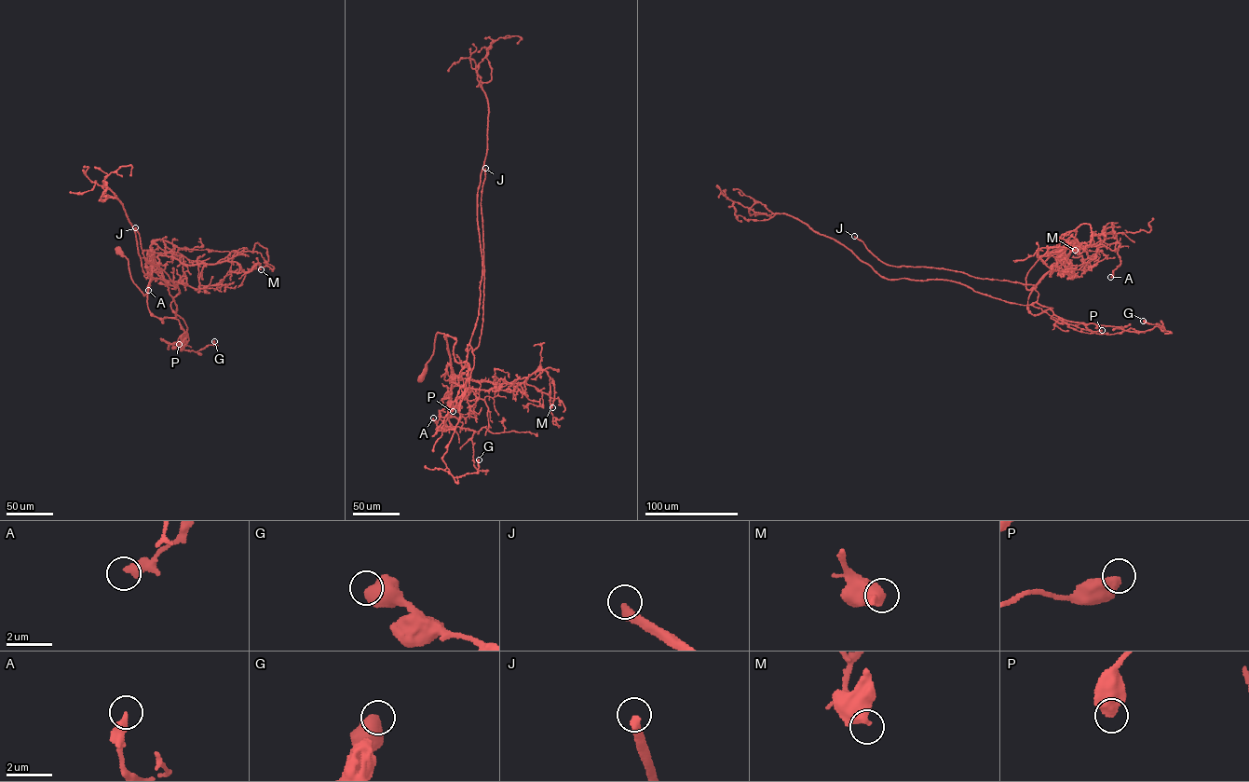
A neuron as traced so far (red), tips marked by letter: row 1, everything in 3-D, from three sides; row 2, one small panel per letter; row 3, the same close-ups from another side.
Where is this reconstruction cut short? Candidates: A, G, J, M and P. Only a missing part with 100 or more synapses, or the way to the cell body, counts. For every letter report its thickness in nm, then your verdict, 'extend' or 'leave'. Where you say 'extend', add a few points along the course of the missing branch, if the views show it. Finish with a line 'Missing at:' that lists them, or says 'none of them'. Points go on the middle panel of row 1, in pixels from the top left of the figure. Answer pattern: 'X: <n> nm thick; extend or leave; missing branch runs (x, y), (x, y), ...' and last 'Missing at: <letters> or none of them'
A: 420 nm thick; leave
G: 700 nm thick; leave
J: 360 nm thick; extend; missing branch runs (485, 168), (481, 122), (490, 106), (517, 88), (521, 76), (518, 65), (524, 69), (541, 54)
M: 550 nm thick; leave
P: 600 nm thick; leave
Missing at: J

